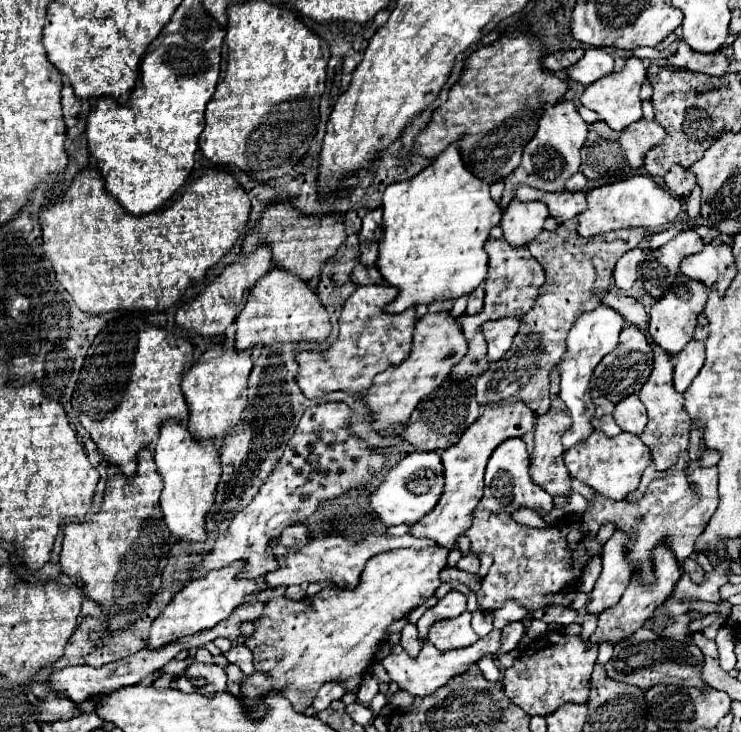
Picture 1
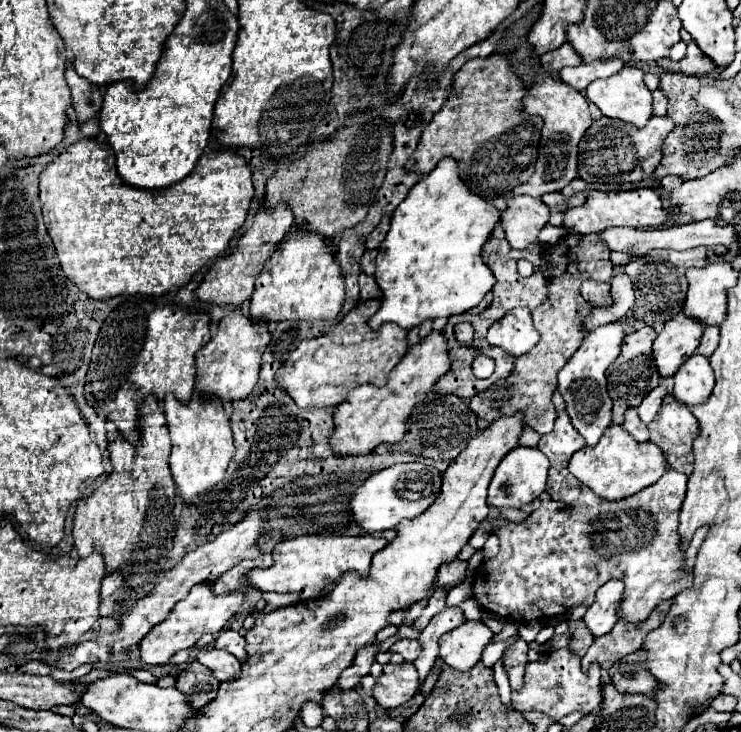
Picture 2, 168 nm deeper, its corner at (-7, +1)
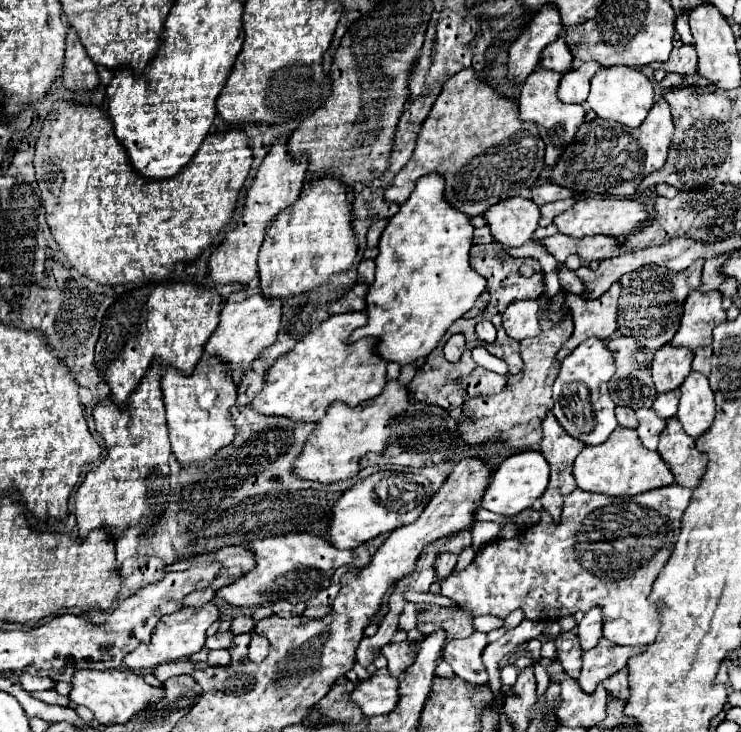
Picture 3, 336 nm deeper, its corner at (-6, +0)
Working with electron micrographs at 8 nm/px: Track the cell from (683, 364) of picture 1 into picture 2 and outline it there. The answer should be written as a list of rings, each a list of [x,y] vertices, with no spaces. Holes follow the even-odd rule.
[[[693,354],[683,368],[677,370],[673,376],[673,396],[683,406],[695,406],[707,402],[707,396],[711,396],[711,388],[715,386],[715,376],[709,360],[705,356]]]

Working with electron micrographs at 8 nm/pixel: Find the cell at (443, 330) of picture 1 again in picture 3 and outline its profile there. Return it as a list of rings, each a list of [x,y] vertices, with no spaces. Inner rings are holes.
[[[390,379],[384,391],[356,407],[350,407],[342,401],[334,401],[322,421],[318,421],[314,433],[310,433],[310,441],[306,441],[306,449],[298,463],[294,463],[294,473],[302,479],[314,479],[320,483],[334,483],[340,479],[356,477],[360,471],[360,459],[374,451],[380,453],[388,445],[390,437],[390,421],[406,411],[410,405],[410,389],[402,387],[398,379]]]

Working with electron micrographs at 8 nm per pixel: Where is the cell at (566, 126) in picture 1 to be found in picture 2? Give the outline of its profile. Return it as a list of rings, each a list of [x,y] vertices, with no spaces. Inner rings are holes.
[[[539,76],[535,78],[533,86],[529,88],[523,108],[527,114],[537,114],[543,118],[543,130],[541,130],[541,144],[539,144],[539,158],[535,164],[535,174],[531,180],[519,188],[513,190],[513,194],[529,194],[533,198],[541,198],[549,192],[559,192],[563,186],[567,186],[577,176],[577,144],[583,138],[585,130],[591,126],[589,116],[589,102],[587,98],[573,90],[571,86],[551,78],[551,76]]]

